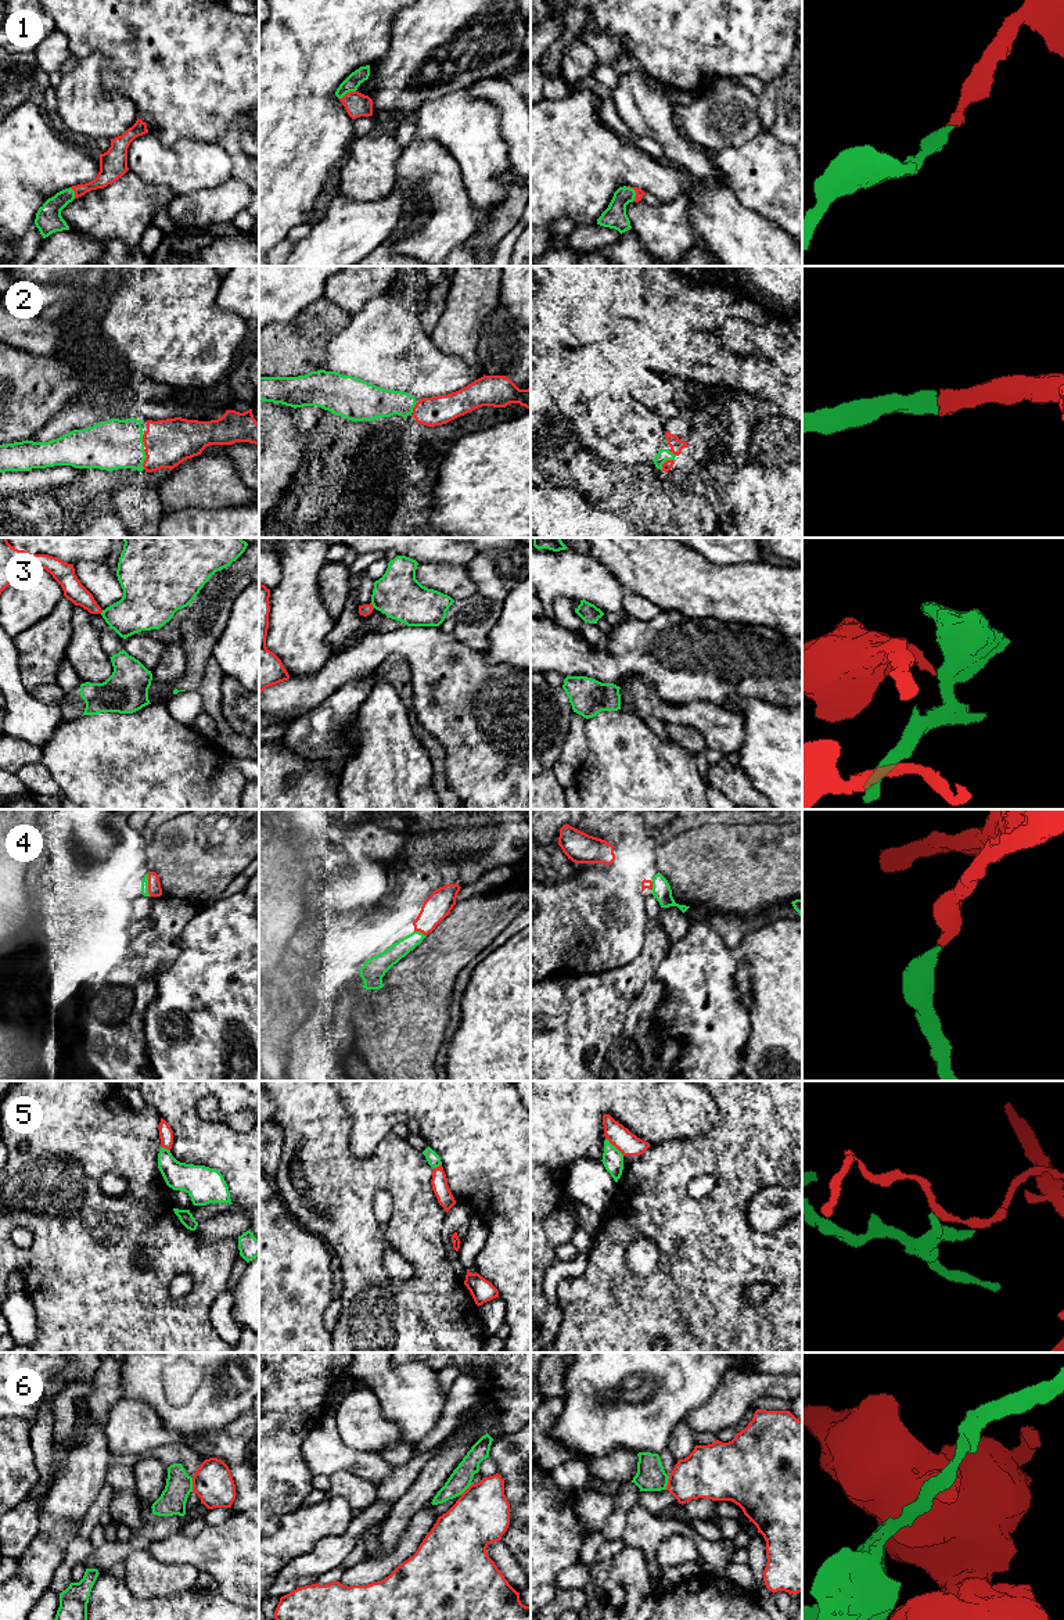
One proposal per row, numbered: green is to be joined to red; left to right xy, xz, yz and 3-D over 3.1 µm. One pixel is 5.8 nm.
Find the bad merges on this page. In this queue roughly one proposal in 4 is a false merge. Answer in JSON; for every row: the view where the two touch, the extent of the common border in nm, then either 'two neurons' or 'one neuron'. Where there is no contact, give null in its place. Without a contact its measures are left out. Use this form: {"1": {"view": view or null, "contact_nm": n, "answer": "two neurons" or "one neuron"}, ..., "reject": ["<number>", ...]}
{"1": {"view": "yz", "contact_nm": 100, "answer": "one neuron"}, "2": {"view": "xy", "contact_nm": 120, "answer": "one neuron"}, "3": {"view": "xz", "contact_nm": 40, "answer": "two neurons"}, "4": {"view": "xy", "contact_nm": 140, "answer": "one neuron"}, "5": {"view": "yz", "contact_nm": 150, "answer": "two neurons"}, "6": {"view": "xy", "contact_nm": 80, "answer": "two neurons"}, "reject": ["3", "5", "6"]}

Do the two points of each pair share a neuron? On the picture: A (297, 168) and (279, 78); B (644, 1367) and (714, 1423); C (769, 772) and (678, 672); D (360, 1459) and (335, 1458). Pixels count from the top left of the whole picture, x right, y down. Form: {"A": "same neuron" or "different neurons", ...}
{"A": "same neuron", "B": "different neurons", "C": "different neurons", "D": "same neuron"}

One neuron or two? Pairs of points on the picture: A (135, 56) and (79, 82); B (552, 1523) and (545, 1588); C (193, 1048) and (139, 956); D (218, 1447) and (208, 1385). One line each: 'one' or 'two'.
A: two
B: one
C: two
D: two

